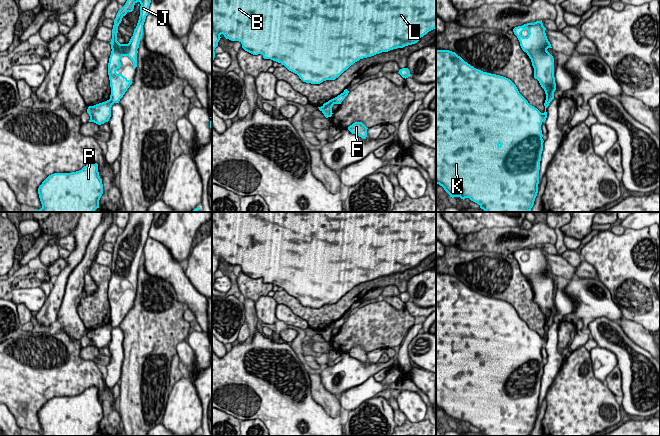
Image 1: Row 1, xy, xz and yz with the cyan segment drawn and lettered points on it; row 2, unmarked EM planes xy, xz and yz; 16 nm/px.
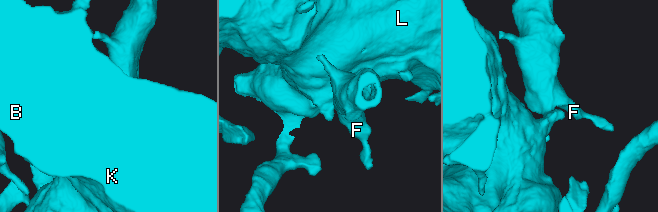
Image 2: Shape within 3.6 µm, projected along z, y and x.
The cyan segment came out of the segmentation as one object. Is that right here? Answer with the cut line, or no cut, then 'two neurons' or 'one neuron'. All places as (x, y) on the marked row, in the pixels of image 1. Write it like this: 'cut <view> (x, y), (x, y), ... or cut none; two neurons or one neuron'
cut yz (551, 99), (545, 102); two neurons

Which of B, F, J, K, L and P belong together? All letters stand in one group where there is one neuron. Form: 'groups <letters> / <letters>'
groups B K L P / F J

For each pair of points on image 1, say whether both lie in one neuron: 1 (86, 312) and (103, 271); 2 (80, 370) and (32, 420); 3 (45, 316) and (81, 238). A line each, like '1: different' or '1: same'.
1: same
2: same
3: same

